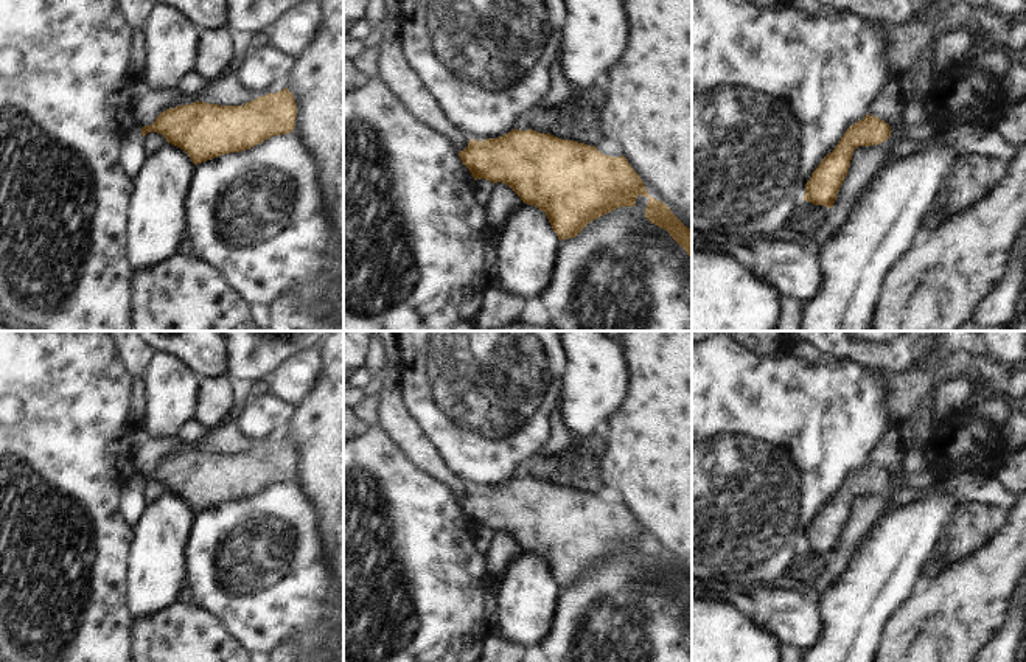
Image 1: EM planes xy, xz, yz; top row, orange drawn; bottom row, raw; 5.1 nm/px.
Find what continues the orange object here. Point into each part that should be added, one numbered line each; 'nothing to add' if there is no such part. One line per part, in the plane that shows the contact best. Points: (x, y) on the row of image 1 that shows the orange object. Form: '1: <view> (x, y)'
nothing to add

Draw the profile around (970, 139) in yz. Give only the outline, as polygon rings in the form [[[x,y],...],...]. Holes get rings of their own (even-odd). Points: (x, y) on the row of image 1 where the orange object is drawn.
[[[962,124],[954,131],[937,134],[925,141],[899,141],[888,160],[888,165],[900,157],[913,154],[917,148],[944,141],[956,146],[964,155],[984,155],[995,160],[1001,160],[1009,165],[1017,152],[1017,146],[1009,145],[996,127],[987,127],[984,124]]]

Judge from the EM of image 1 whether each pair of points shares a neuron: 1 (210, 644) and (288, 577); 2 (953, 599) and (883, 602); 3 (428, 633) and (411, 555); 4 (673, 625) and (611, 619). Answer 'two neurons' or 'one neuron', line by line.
1: two neurons
2: two neurons
3: one neuron
4: one neuron

